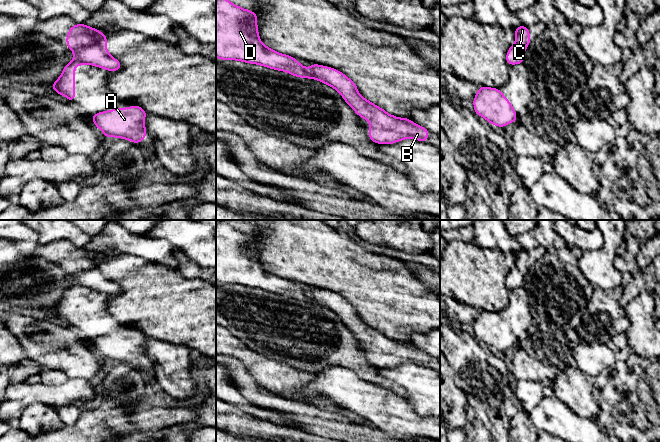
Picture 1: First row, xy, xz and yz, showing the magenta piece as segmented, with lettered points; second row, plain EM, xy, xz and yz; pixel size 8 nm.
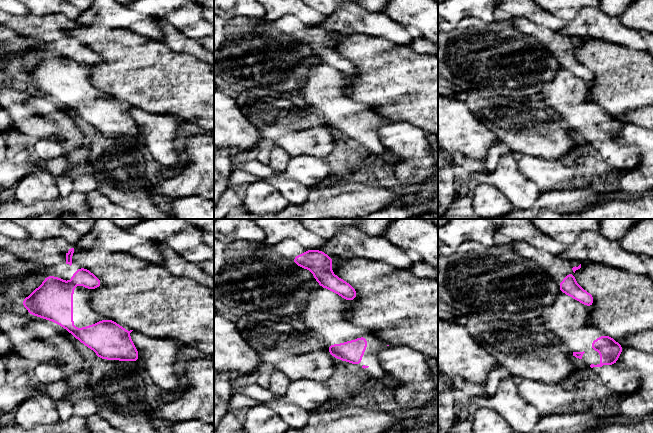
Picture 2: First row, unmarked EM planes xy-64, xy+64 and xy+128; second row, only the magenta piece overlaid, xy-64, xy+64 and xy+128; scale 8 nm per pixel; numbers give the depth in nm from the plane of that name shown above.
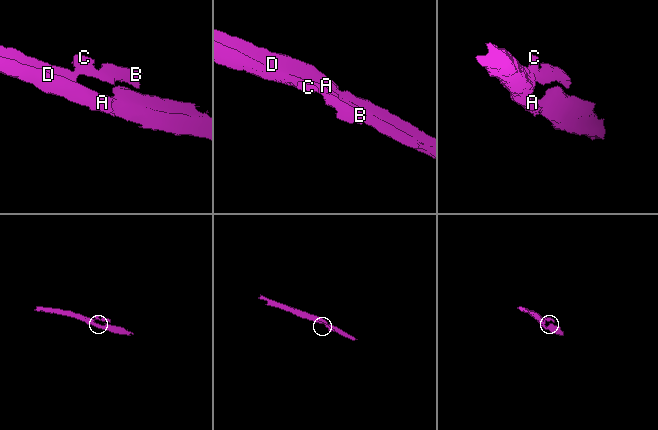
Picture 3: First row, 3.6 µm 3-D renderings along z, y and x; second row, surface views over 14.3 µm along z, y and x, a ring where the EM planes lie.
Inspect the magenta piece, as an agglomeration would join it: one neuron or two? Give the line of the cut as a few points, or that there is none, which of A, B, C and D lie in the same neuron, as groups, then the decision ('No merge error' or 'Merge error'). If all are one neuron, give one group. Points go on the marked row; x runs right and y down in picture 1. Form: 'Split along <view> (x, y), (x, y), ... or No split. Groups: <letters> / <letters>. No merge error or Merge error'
Split along xy (75, 59), (88, 63). Groups: A D / B C. Merge error

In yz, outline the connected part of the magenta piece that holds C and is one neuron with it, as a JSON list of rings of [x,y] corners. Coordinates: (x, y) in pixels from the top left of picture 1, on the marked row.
[[[521,25],[514,29],[516,33],[515,45],[511,45],[507,54],[506,62],[509,65],[523,63],[524,60],[524,50],[529,46],[531,39],[530,32],[527,27]]]

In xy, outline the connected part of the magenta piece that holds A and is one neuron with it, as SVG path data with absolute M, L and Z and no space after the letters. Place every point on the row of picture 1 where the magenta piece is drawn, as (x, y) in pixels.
M137 105L95 113L91 119L105 137L117 137L139 143L147 135L144 119L146 111Z

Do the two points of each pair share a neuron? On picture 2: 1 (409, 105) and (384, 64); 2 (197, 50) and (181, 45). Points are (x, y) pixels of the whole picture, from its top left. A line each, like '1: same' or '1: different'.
1: same
2: same

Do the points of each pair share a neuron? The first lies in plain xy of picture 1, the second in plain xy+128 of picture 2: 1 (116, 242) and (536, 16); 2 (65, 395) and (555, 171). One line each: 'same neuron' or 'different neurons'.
1: different neurons
2: same neuron

